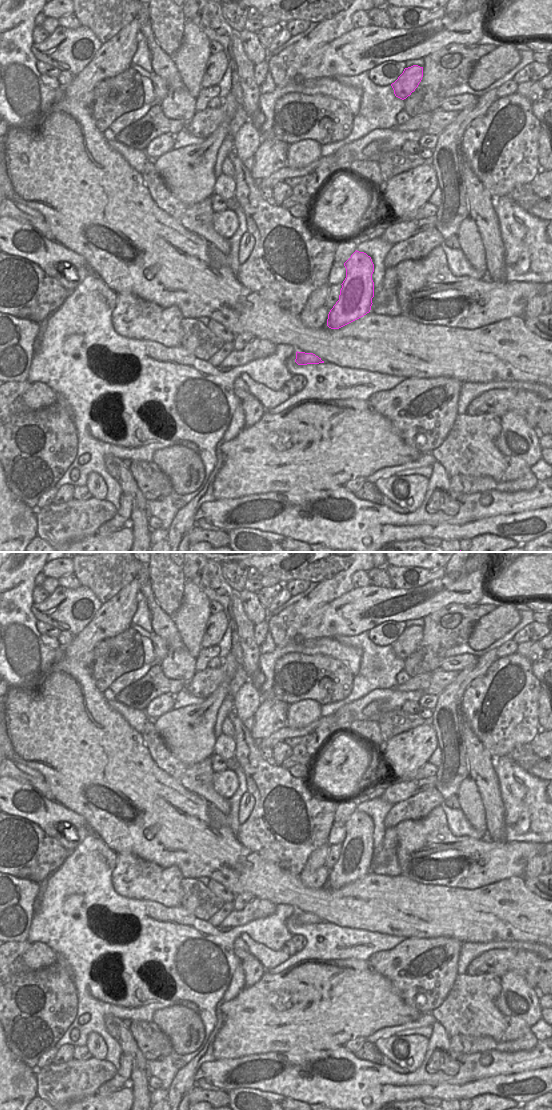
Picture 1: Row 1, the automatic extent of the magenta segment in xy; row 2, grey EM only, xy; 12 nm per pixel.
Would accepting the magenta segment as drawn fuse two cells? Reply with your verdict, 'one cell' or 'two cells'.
one cell

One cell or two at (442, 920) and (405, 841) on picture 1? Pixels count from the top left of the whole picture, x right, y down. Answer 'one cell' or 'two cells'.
two cells

